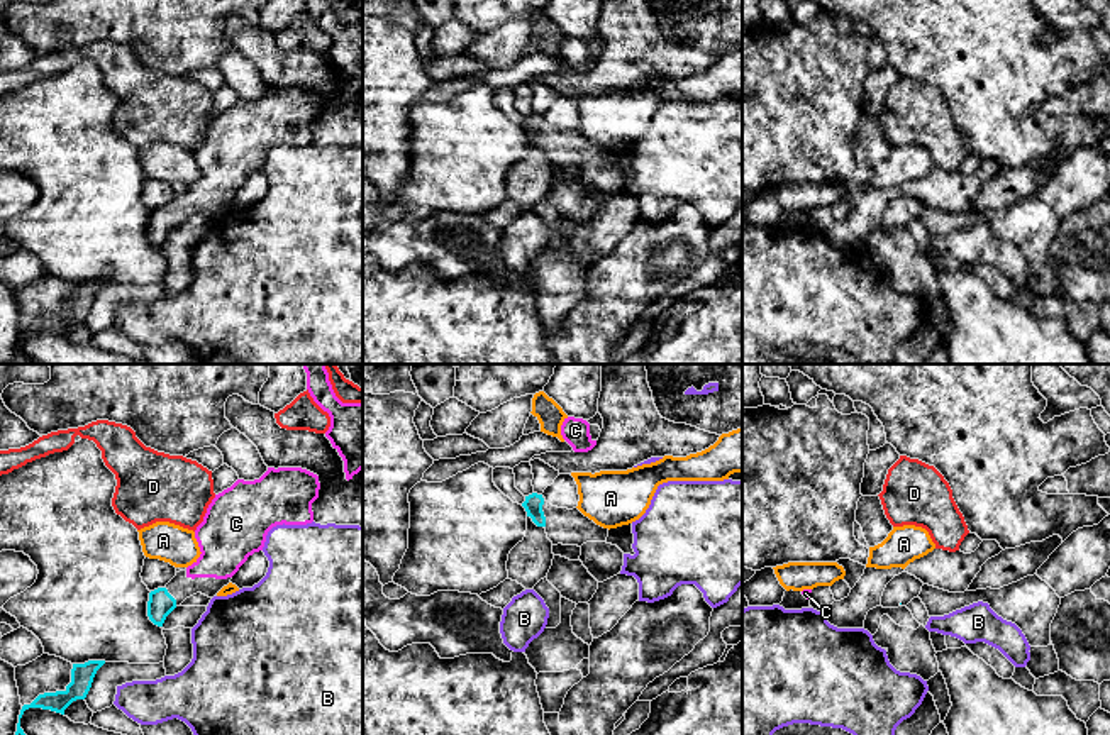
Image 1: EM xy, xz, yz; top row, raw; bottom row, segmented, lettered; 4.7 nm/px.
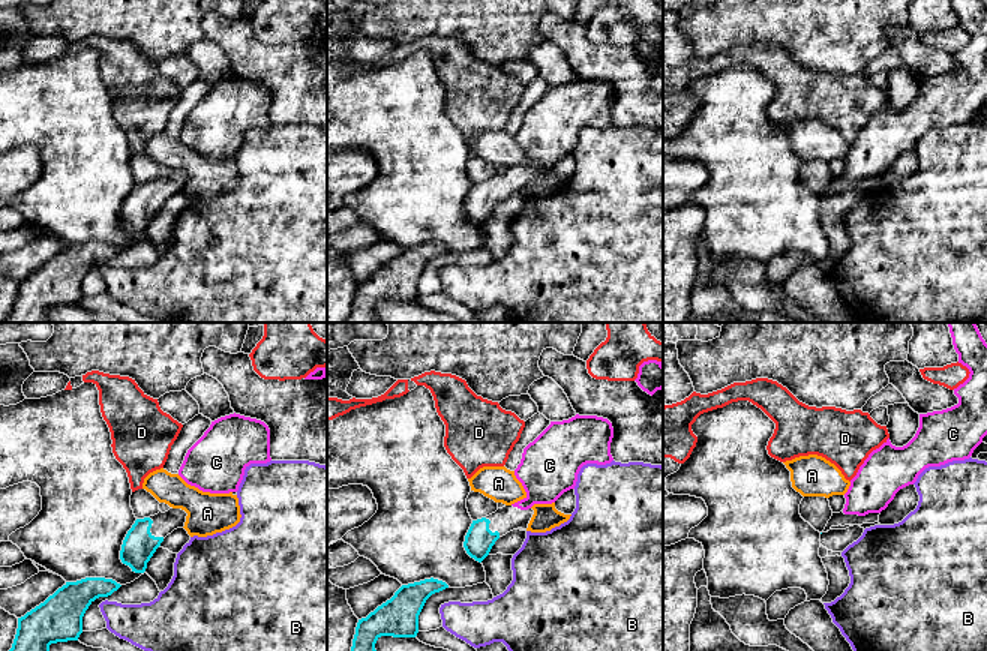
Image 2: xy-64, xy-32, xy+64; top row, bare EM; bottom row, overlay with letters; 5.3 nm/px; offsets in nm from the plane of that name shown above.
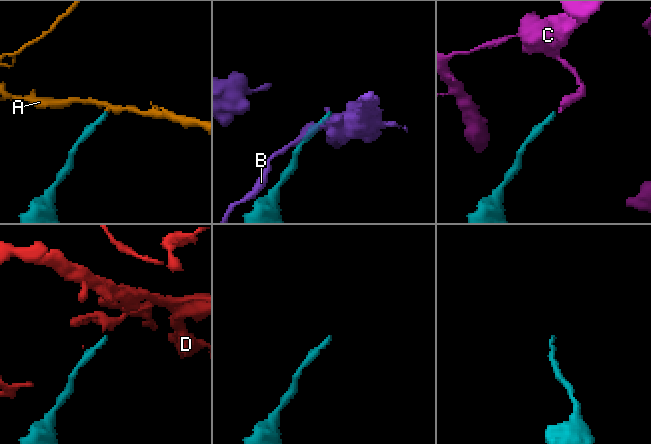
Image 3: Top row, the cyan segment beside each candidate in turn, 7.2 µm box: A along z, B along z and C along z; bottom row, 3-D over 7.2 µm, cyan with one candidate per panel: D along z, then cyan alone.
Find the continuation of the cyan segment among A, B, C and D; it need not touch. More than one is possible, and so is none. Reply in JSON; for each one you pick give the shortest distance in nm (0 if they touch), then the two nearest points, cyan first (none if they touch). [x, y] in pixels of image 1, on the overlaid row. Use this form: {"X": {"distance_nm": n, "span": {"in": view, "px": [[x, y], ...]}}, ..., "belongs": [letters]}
{"C": {"distance_nm": 120, "span": {"in": "xy", "px": [[166, 590], [187, 576]]}}, "belongs": ["C"]}

